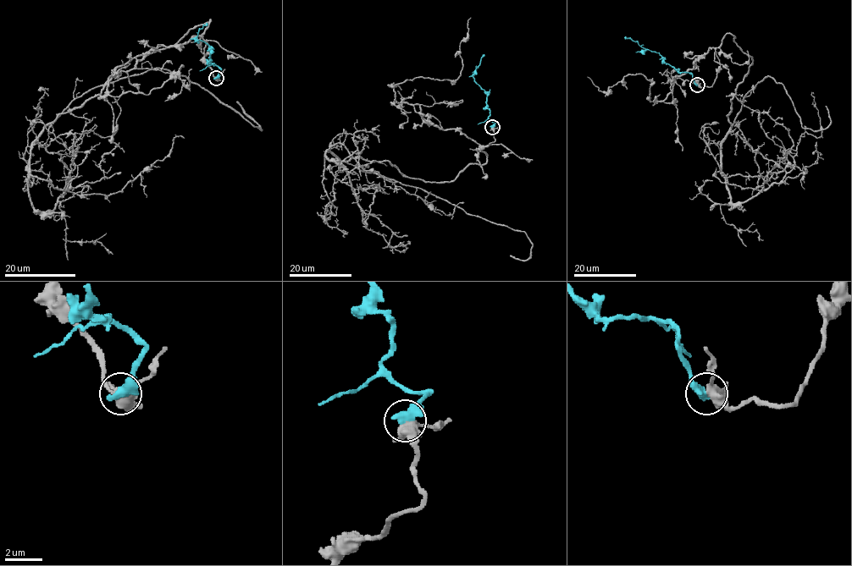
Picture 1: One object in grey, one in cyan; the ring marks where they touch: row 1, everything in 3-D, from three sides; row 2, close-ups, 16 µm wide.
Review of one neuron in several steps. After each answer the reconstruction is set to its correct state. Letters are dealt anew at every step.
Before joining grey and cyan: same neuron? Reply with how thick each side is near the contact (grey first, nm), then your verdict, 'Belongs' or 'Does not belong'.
Thickness 440 nm (grey) against 550 nm. Belongs

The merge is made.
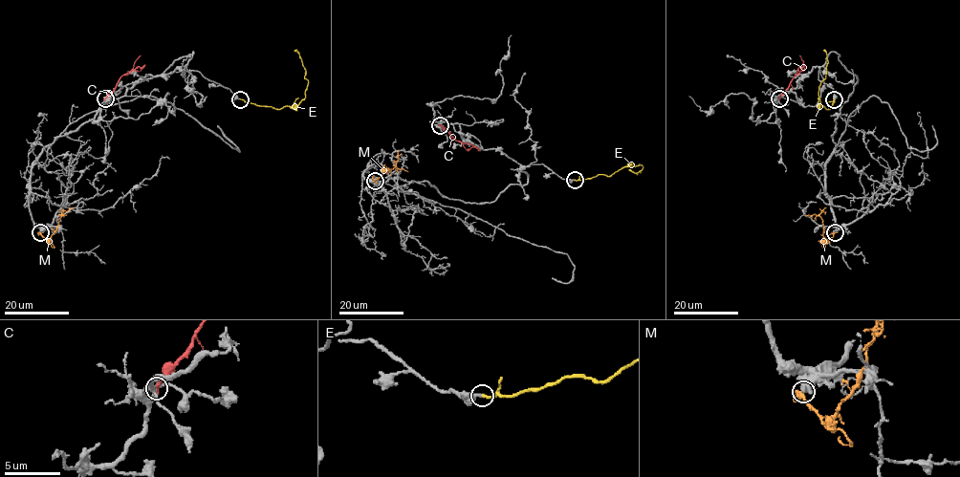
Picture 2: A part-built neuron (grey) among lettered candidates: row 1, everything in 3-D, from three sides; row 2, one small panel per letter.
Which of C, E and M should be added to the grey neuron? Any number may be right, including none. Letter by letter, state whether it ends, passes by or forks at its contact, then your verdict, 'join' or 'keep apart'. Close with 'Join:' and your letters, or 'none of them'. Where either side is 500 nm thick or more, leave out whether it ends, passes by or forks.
C: it ends | keep apart
E: it ends | join
M: keep apart
Join: E

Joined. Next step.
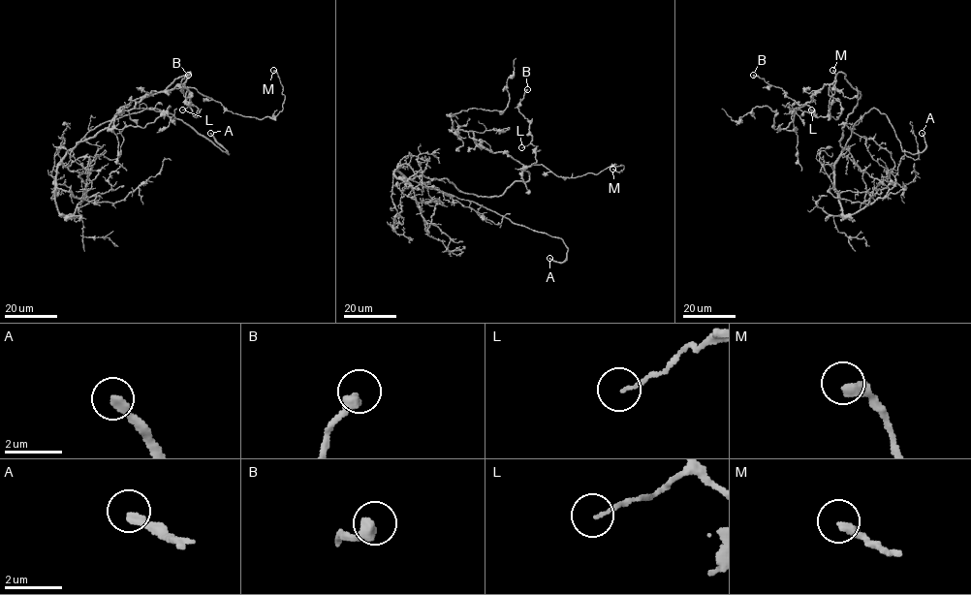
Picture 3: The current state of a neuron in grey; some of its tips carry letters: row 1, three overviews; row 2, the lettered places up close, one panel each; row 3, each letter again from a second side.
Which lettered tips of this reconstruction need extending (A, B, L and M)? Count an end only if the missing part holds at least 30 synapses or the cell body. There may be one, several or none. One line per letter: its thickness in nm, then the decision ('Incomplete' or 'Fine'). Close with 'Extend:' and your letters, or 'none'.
A: Thickness 280 nm. Incomplete
B: Thickness 440 nm. Fine
L: Thickness 110 nm. Fine
M: Thickness 360 nm. Fine
Extend: A

